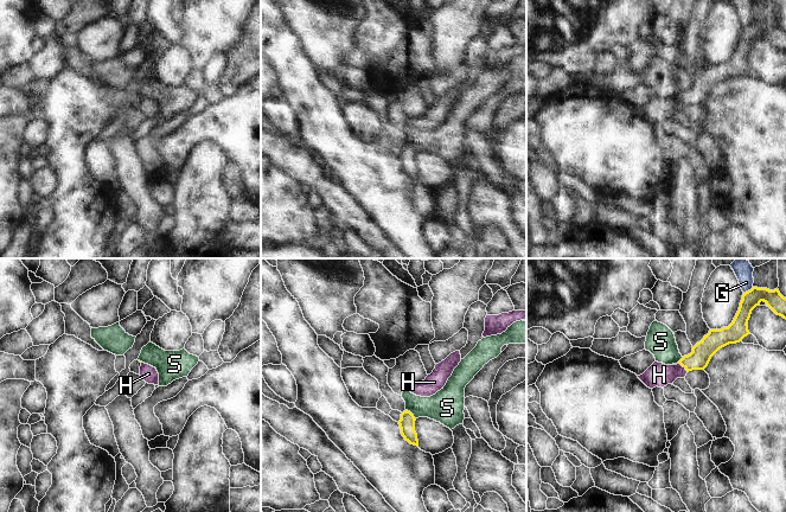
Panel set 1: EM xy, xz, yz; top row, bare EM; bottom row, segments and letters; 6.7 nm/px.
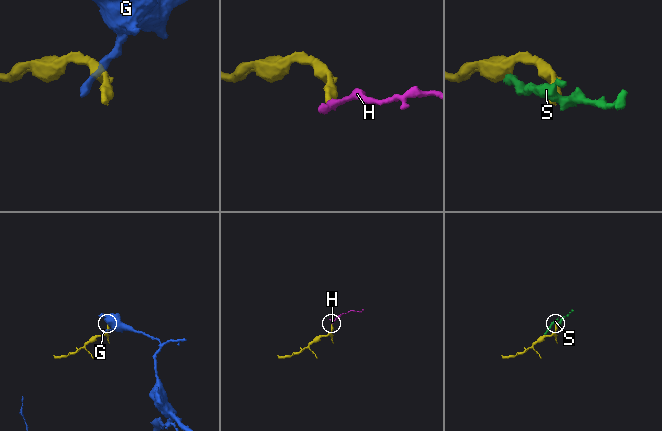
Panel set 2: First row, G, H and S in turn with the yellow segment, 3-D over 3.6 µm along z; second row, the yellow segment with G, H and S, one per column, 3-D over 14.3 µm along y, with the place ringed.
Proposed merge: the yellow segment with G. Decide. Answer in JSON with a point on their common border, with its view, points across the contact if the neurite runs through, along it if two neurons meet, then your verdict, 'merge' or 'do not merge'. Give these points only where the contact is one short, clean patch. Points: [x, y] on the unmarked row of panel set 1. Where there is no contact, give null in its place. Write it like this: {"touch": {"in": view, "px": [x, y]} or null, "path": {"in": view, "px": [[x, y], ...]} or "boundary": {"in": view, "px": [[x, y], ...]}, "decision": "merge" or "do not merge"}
{"touch": {"in": "yz", "px": [748, 25]}, "boundary": {"in": "yz", "px": [[753, 21], [743, 27]]}, "decision": "do not merge"}

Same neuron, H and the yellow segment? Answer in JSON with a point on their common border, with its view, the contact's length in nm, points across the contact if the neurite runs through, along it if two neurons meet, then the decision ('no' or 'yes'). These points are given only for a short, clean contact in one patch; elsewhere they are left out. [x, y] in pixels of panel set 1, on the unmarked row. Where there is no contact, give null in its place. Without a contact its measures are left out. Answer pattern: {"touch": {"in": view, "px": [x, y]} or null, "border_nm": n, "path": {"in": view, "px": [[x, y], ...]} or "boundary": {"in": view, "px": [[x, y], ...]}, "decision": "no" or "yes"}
{"touch": {"in": "yz", "px": [683, 101]}, "border_nm": 100, "path": {"in": "yz", "px": [[702, 87], [692, 96], [683, 101], [678, 106], [659, 109]]}, "decision": "yes"}

